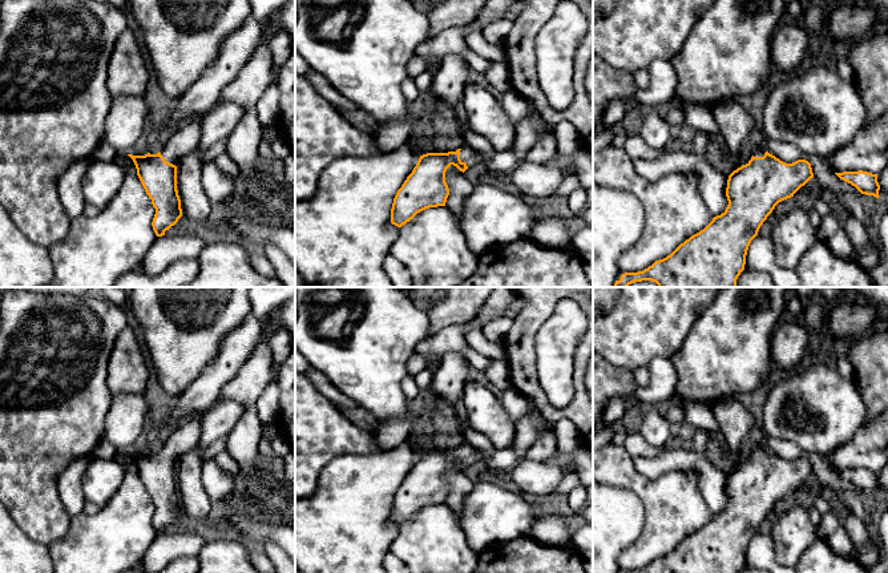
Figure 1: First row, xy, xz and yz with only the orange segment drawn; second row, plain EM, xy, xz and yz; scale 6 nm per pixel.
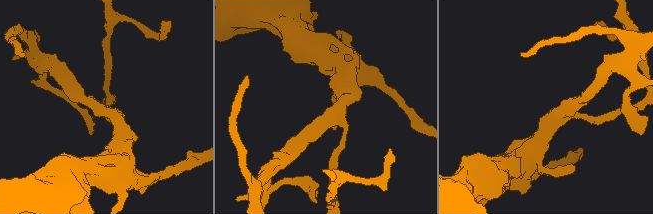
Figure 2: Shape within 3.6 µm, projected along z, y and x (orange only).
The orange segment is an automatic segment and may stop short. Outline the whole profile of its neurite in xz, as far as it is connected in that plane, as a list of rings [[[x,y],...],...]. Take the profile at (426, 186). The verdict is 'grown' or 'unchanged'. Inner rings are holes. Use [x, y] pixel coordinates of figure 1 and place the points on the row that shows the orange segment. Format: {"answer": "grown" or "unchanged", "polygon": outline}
{"answer": "grown", "polygon": [[[469,145],[456,152],[420,156],[412,173],[393,198],[391,223],[401,227],[425,209],[445,206],[449,195],[445,172],[451,165],[464,173],[468,168],[487,165],[488,161]]]}

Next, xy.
{"answer": "grown", "polygon": [[[206,114],[186,121],[157,154],[128,154],[133,160],[137,175],[156,209],[152,226],[157,237],[165,235],[165,231],[182,217],[177,190],[177,162],[181,157],[198,152],[202,120]]]}

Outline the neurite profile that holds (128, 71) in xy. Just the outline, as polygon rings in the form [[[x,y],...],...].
[[[128,28],[120,35],[108,64],[108,90],[112,97],[144,96],[149,80],[145,51]]]

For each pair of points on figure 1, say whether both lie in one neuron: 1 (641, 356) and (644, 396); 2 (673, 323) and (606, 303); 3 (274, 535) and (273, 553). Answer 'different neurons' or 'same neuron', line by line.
1: different neurons
2: different neurons
3: different neurons

